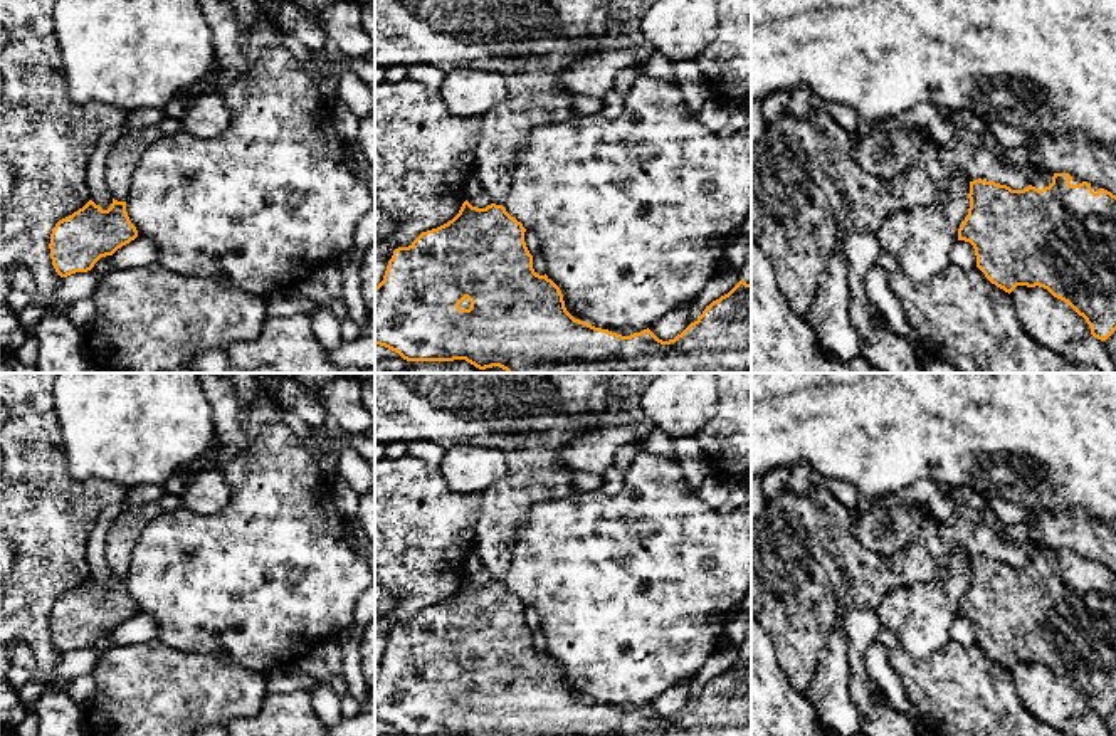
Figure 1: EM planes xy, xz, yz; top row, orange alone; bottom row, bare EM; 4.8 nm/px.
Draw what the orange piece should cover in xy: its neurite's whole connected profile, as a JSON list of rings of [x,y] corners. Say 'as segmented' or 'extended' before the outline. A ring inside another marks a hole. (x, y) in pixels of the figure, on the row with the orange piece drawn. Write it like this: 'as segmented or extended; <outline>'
as segmented; [[[113,198],[111,207],[103,210],[89,200],[52,229],[52,265],[61,277],[87,272],[101,257],[113,255],[136,237],[138,230],[128,217],[126,202]]]

